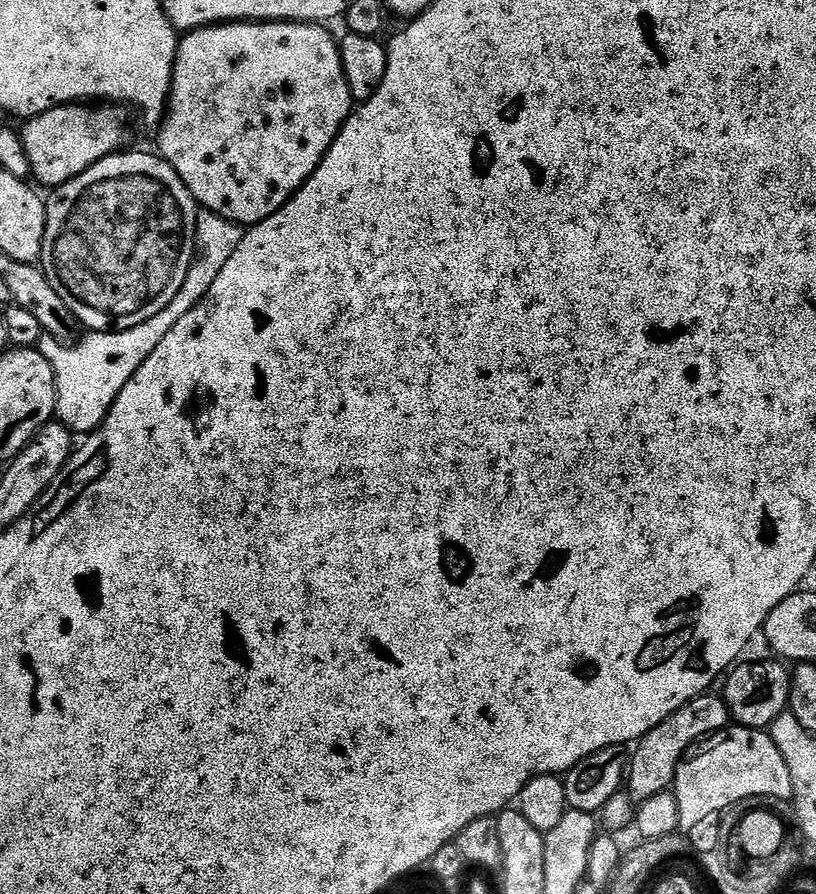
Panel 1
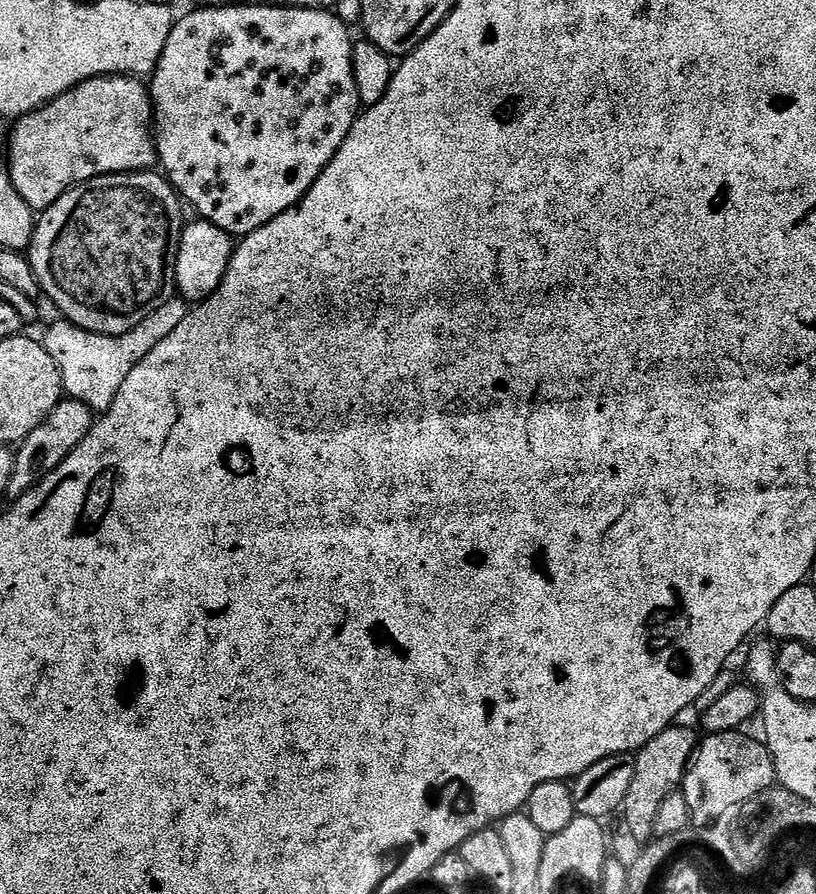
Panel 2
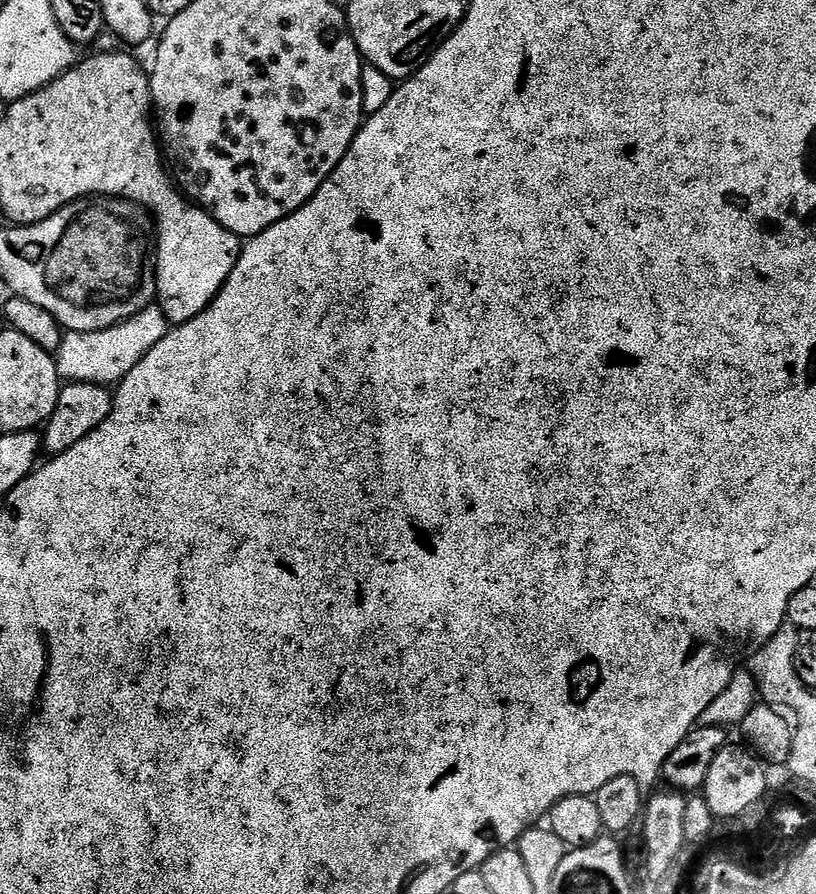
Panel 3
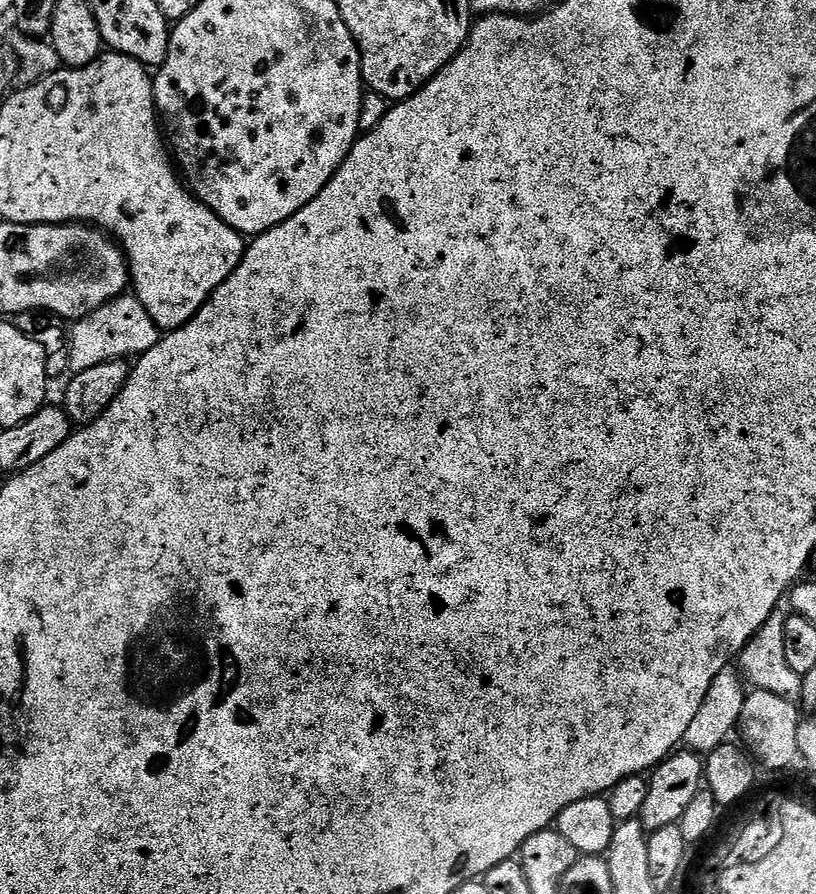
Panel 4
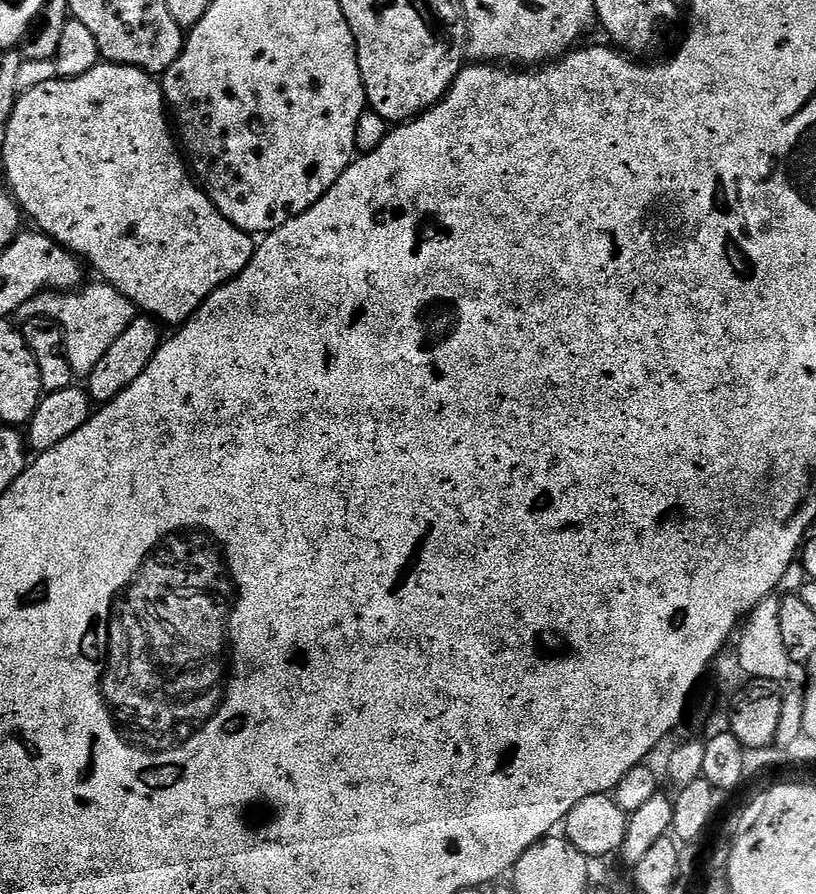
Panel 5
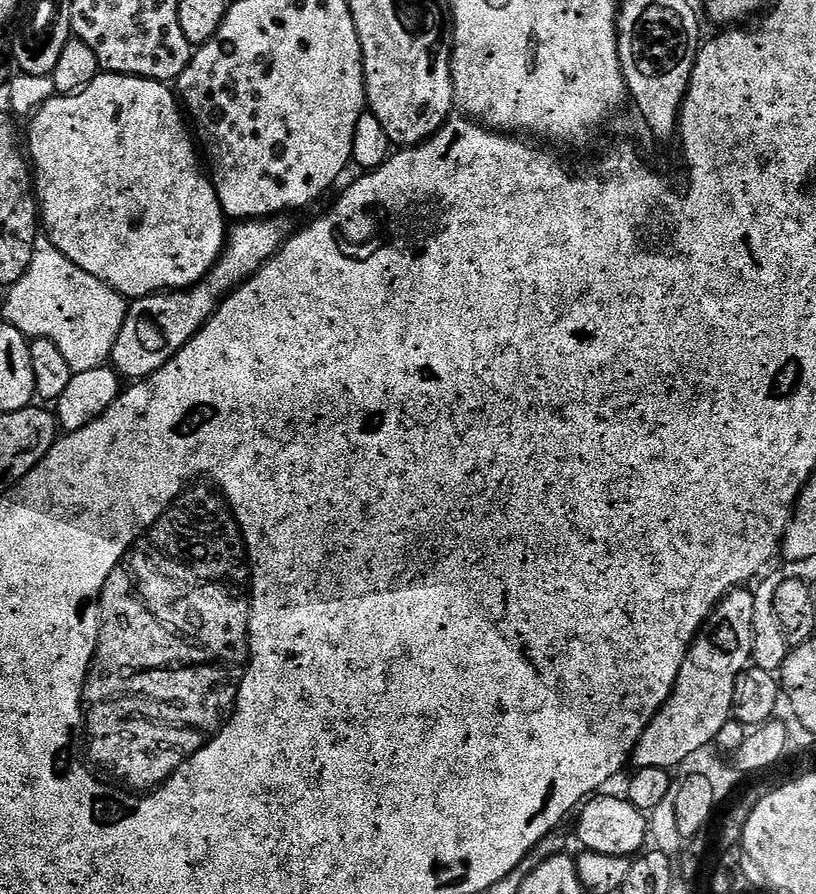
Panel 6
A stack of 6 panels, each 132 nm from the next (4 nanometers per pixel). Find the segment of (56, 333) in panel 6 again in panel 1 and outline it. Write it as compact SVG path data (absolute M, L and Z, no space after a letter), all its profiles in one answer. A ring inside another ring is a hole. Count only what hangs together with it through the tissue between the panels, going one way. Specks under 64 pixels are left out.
M207 210L197 211L196 246L198 251L186 274L186 282L182 282L182 290L178 290L174 302L170 302L170 306L166 306L166 310L162 310L162 314L154 314L154 318L146 318L146 322L121 332L89 331L87 334L81 335L75 344L63 344L58 338L47 334L41 336L38 350L46 358L46 362L50 362L50 366L54 370L55 419L59 423L65 424L74 434L80 434L80 432L91 434L100 428L104 419L108 417L109 410L114 406L118 394L122 394L122 386L126 386L126 382L130 382L130 378L134 378L134 374L142 366L142 362L146 362L146 358L150 358L150 354L154 354L154 350L158 350L162 338L166 338L166 334L170 334L170 330L174 330L174 326L178 326L178 321L186 318L186 314L190 314L190 310L194 310L194 306L198 306L206 298L210 286L214 286L214 278L218 278L218 274L222 274L222 266L226 266L226 262L230 262L230 257L233 256L234 250L238 250L238 242L242 242L244 234L245 229L241 225L235 224L233 220L227 220Z

